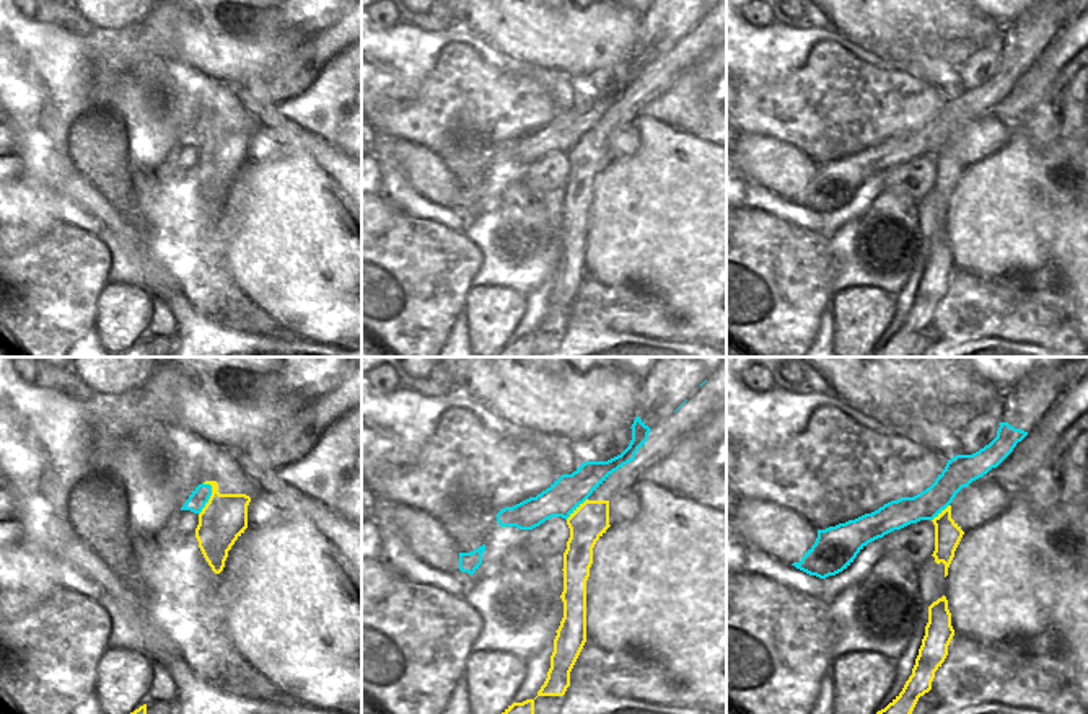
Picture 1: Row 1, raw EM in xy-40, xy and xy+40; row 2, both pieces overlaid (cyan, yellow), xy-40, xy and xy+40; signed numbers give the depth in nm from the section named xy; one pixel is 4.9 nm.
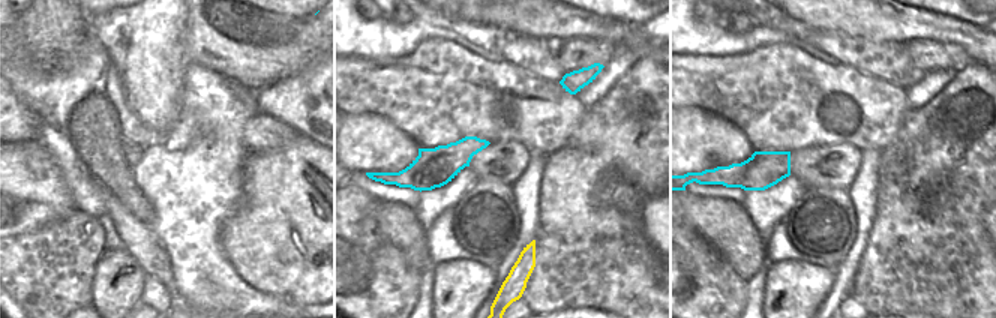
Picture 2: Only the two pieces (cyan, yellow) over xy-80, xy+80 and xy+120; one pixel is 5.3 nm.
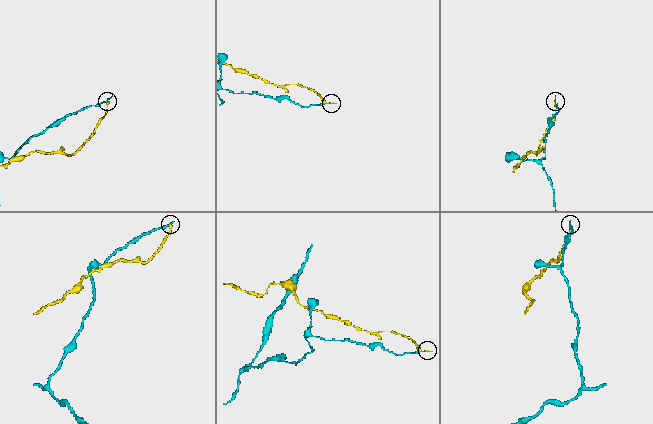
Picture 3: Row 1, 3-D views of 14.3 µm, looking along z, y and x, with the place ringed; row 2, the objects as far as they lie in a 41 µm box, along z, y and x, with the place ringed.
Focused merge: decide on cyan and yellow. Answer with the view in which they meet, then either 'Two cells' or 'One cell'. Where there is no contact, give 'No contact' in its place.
Touches cyan in xy-40. Two cells.

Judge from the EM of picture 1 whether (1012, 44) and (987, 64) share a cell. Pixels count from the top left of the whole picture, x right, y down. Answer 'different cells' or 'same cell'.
different cells

